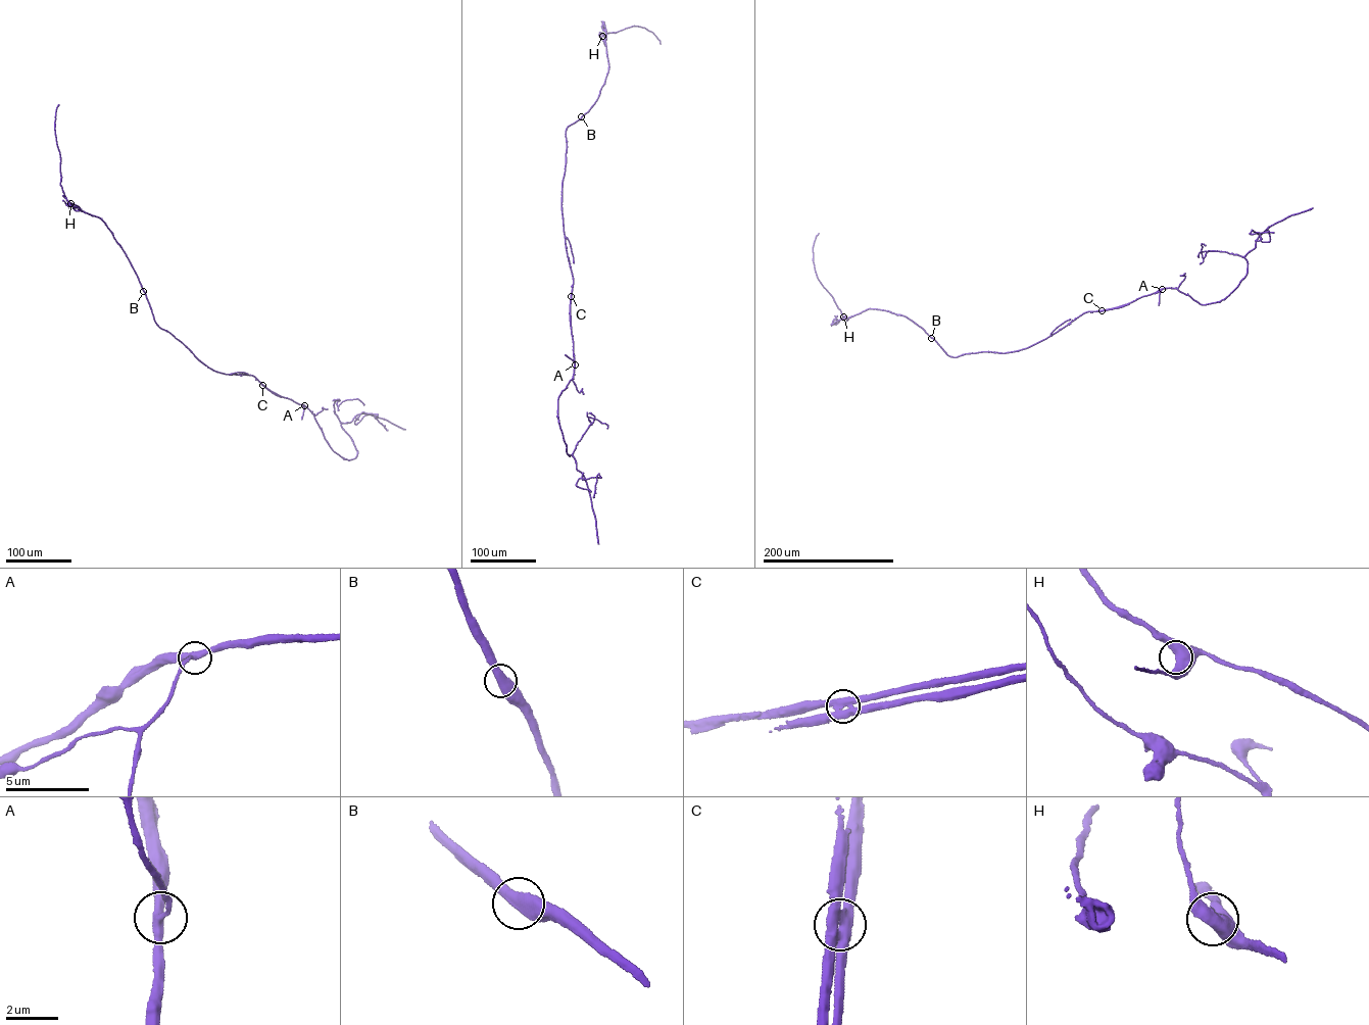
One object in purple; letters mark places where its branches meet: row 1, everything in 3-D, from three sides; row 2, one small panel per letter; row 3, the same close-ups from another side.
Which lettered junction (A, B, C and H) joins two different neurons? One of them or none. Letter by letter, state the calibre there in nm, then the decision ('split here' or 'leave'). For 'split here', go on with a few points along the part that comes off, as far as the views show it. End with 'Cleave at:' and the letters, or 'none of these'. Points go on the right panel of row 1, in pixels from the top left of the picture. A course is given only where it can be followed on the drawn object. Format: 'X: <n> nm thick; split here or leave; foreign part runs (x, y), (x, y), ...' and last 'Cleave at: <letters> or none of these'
A: 280 nm thick; leave
B: 480 nm thick; leave
C: 440 nm thick; split here; foreign part runs (1102, 310), (1129, 304)
H: 480 nm thick; leave
Cleave at: C

